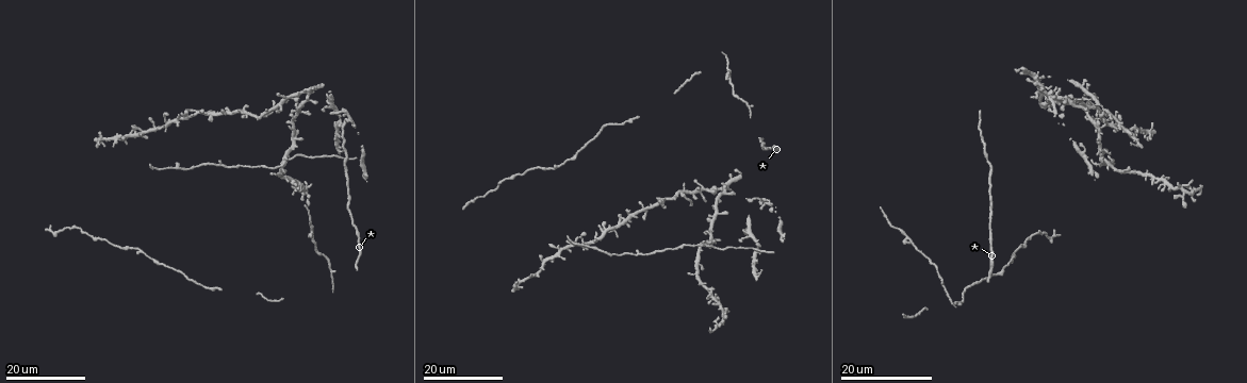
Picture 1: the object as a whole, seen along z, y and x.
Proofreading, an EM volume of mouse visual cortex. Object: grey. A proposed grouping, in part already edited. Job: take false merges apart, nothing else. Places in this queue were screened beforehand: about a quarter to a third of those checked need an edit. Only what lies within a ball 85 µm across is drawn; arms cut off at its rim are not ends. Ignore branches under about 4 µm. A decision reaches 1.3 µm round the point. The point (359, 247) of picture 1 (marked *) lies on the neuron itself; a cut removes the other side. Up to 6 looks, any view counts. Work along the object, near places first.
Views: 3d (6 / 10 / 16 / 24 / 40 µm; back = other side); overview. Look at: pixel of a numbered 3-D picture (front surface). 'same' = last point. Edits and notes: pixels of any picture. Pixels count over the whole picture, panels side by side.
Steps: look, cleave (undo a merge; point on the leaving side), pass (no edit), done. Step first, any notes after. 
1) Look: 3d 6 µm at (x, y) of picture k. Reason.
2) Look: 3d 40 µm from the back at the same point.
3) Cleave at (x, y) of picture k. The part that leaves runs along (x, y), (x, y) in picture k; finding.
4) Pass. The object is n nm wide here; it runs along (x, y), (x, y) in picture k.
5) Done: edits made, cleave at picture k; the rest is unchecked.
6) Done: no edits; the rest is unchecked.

Look: 3d 16 µm at (681, 191) of picture 1.

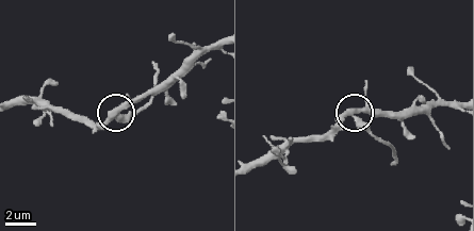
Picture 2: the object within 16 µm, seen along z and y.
Look: 3d 10 µm at (352, 117) of picture 2.

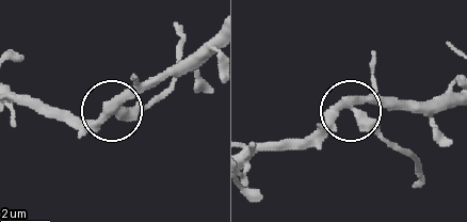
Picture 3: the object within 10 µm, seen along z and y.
Cleave at (375, 128) of picture 3. 3 arms meet here; the part that leaves runs along (349, 105), (420, 165), (414, 185) in picture 3; two neurons meet here.

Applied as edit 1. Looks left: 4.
Look: 3d 24 µm at (166, 121) of picture 1.

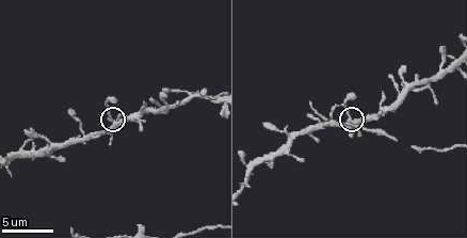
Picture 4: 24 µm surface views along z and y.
Look: 3d 10 µm at (116, 124) of picture 4.

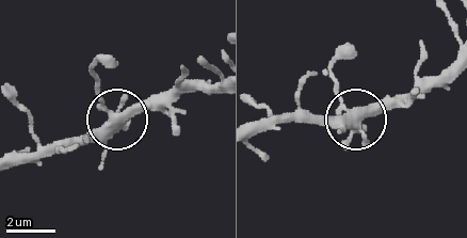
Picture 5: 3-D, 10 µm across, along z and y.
Pass. It runs along (214, 81), (190, 81), (116, 114), (94, 77) in picture 5; one neuron here.

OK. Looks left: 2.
Look: 3d 6 µm at (191, 94) of picture 4. Thin arm on a thick one.

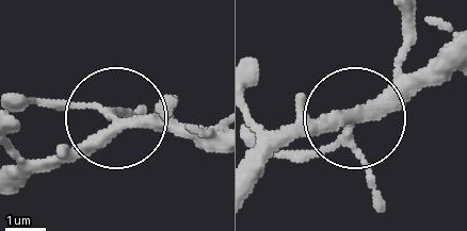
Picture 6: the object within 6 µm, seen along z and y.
Pass. It runs along (213, 133), (132, 124), (81, 102), (23, 102) in picture 6; all the same neuron.

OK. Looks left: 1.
Done: edits made, cleave at picture 3; the rest is unchecked.

